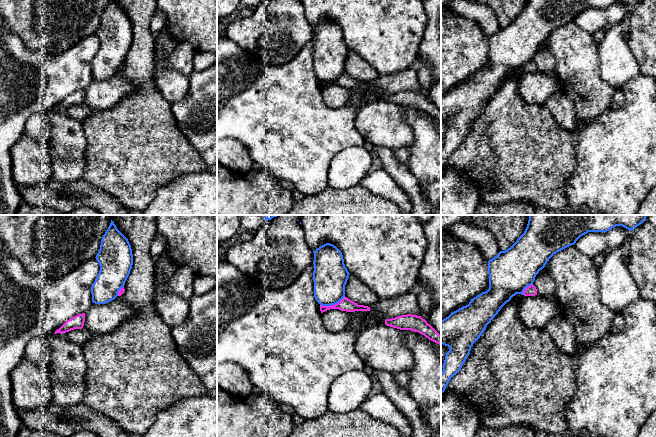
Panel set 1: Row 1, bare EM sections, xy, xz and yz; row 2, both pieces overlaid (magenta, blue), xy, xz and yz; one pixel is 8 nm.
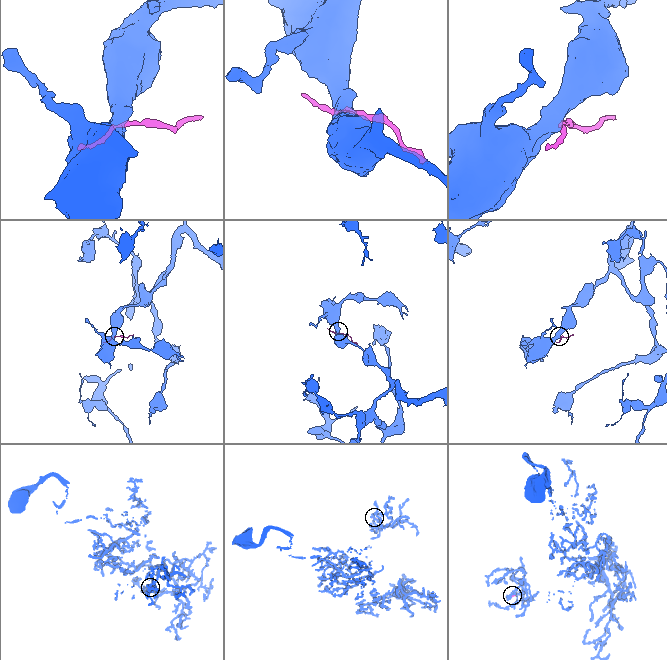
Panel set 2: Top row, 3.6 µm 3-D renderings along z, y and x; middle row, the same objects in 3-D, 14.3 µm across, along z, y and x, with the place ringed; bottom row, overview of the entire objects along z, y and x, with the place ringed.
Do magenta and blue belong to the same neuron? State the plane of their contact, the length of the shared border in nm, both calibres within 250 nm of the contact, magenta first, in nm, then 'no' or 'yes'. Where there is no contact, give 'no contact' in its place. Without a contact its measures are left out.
xz | 220 nm | 100/280 nm | no

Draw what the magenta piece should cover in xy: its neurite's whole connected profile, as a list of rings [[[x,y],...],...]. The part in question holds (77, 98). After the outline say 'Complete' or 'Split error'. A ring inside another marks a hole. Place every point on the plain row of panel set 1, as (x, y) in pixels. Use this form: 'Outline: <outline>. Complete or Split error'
Outline: [[[85,89],[76,91],[71,95],[67,96],[59,105],[55,107],[56,109],[66,109],[74,105],[82,105],[85,98]]]. Complete

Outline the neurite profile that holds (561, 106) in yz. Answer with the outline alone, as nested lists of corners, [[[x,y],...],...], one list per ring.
[[[563,87],[553,93],[544,104],[557,124],[567,131],[577,130],[577,115],[572,99]]]

